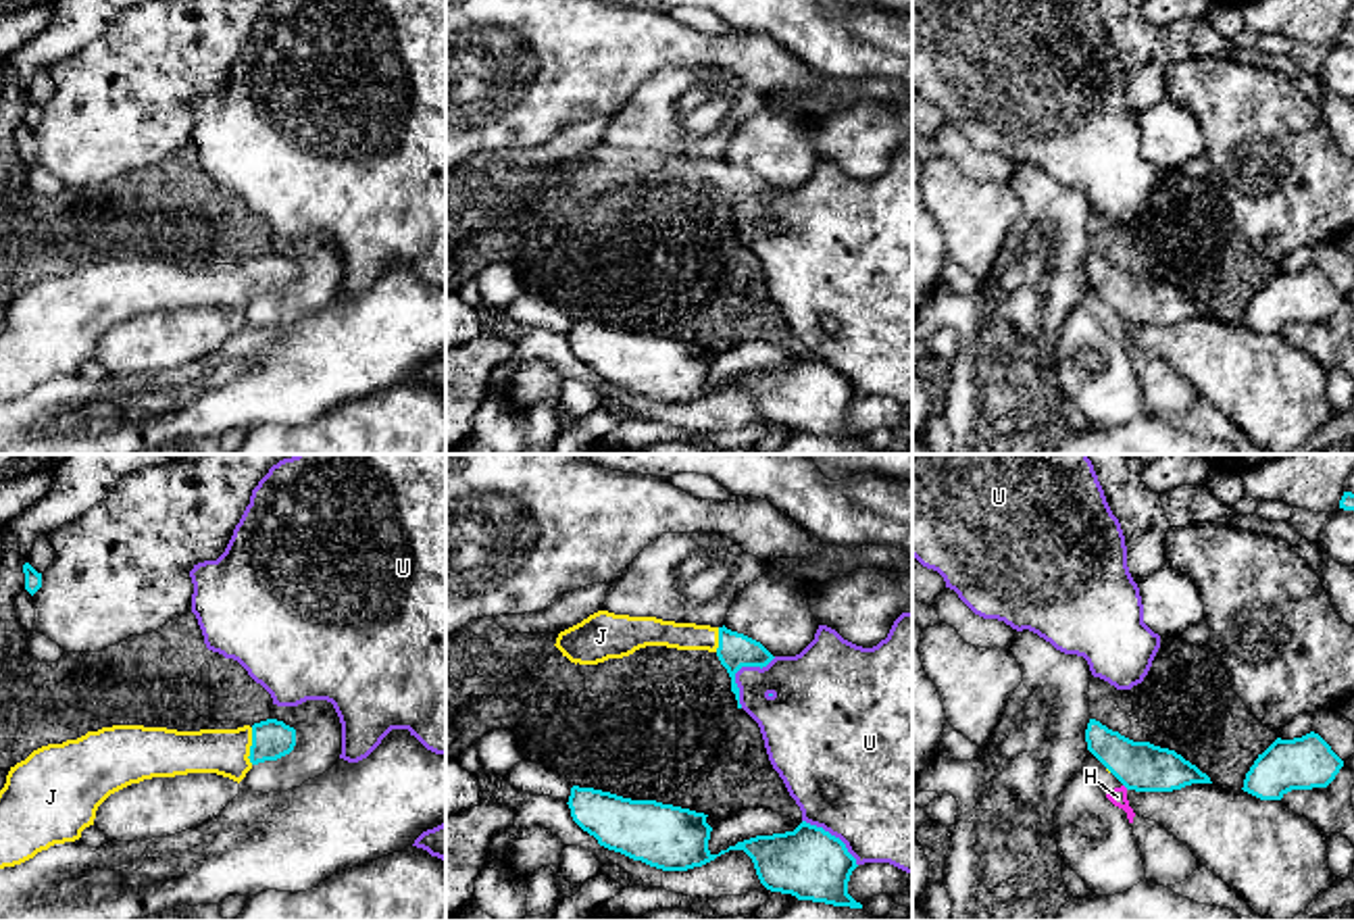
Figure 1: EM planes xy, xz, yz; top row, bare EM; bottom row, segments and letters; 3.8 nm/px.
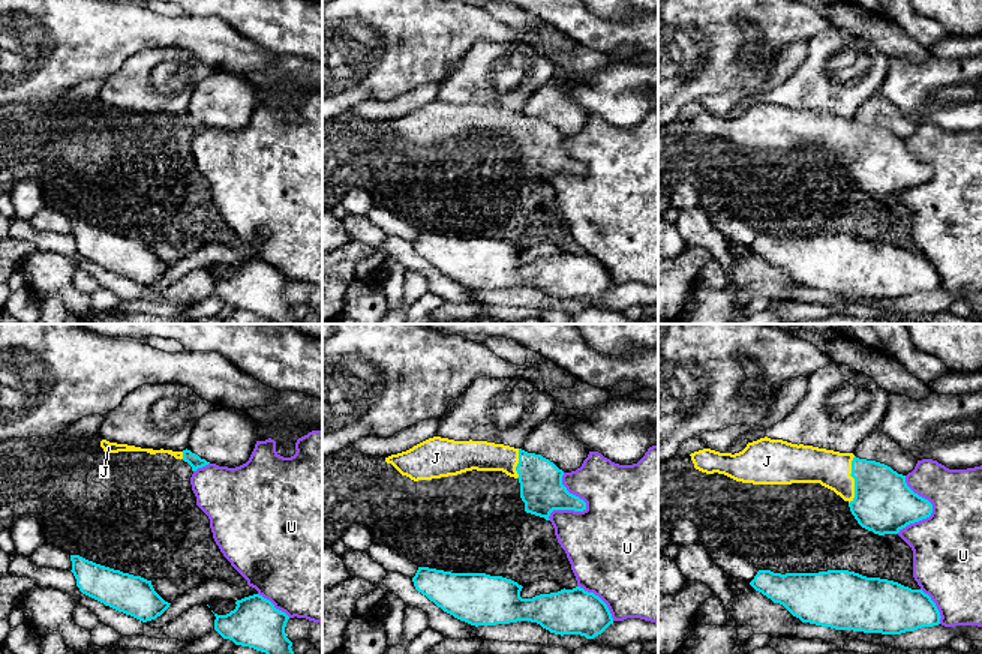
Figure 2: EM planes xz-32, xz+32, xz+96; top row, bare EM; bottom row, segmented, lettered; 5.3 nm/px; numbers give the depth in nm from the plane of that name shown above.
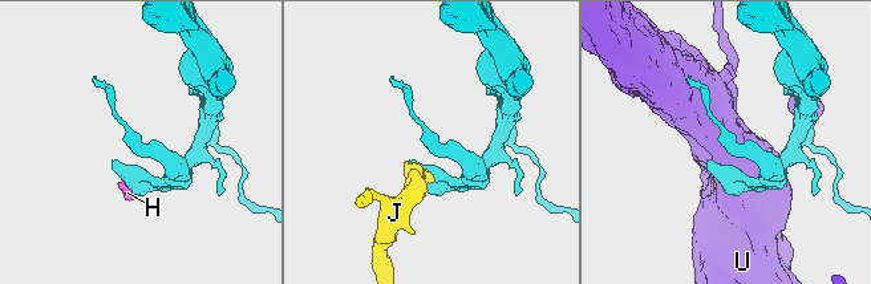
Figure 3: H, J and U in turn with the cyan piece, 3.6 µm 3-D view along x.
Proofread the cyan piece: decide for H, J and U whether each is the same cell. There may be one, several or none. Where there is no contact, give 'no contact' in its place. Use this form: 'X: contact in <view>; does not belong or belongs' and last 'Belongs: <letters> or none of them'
H: contact in yz; does not belong
J: contact in xy; belongs
U: contact in xz; does not belong
Belongs: J

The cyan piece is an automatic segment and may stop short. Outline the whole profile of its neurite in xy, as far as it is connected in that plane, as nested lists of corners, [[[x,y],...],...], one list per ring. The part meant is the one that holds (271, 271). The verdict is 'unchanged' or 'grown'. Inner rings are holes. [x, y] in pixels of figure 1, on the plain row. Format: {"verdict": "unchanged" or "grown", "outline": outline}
{"verdict": "grown", "outline": [[[277,252],[200,265],[112,258],[42,279],[10,300],[0,323],[0,402],[21,398],[54,377],[79,373],[81,365],[94,358],[98,340],[131,317],[187,306],[217,306],[240,317],[254,298],[277,294],[294,279],[296,263]]]}

